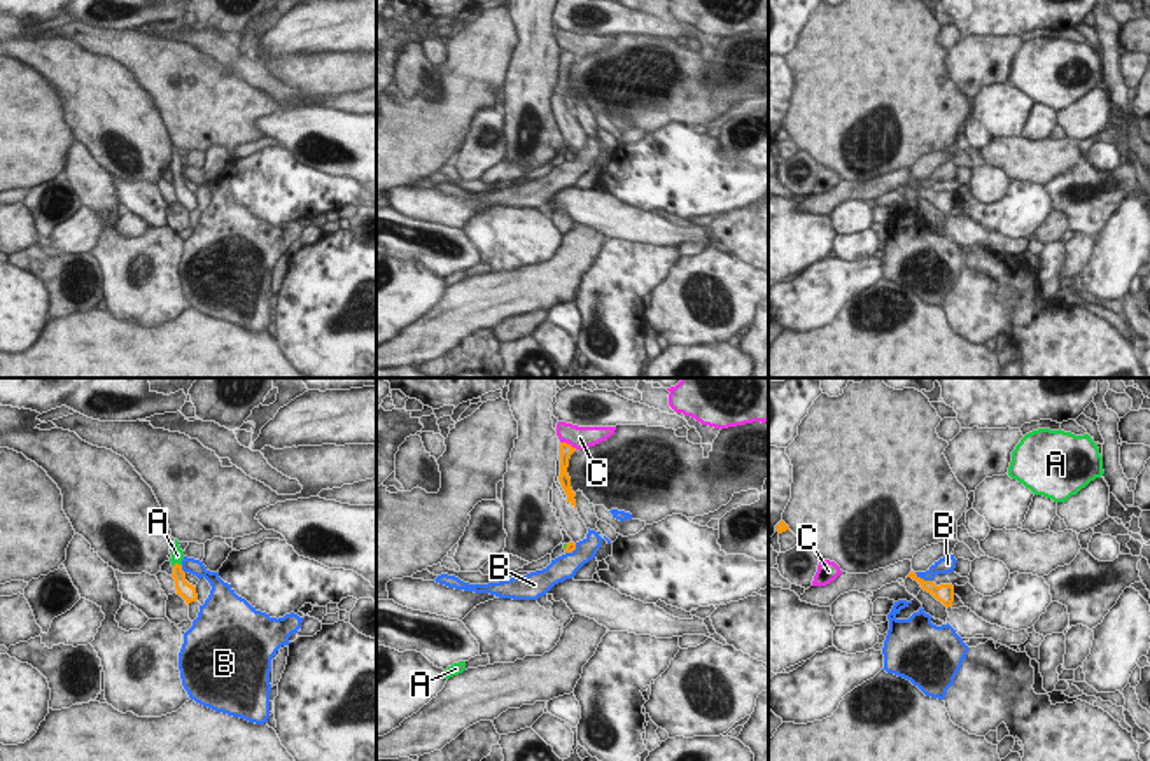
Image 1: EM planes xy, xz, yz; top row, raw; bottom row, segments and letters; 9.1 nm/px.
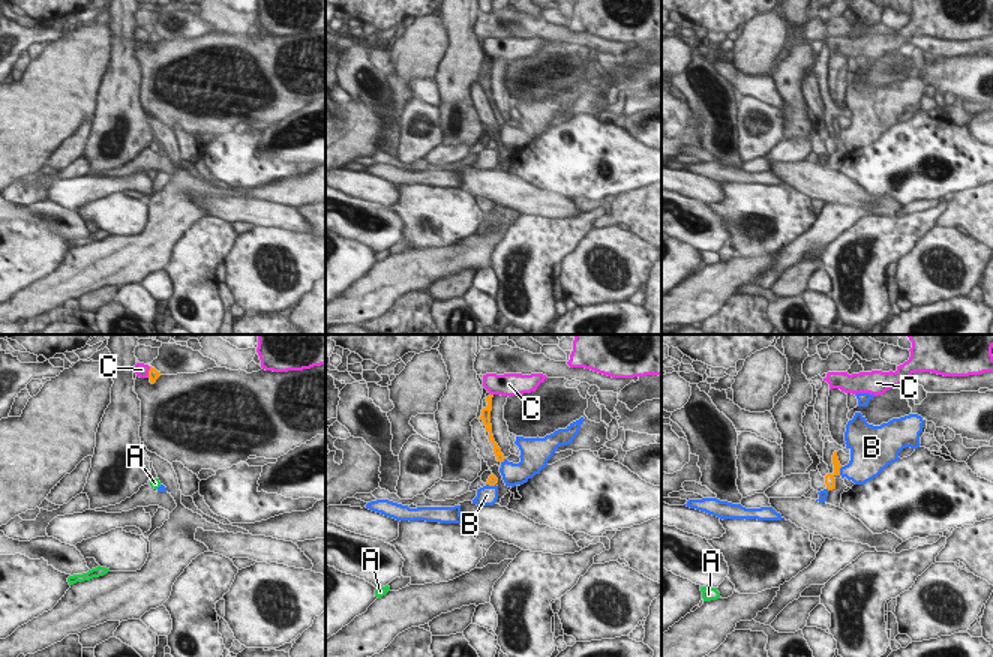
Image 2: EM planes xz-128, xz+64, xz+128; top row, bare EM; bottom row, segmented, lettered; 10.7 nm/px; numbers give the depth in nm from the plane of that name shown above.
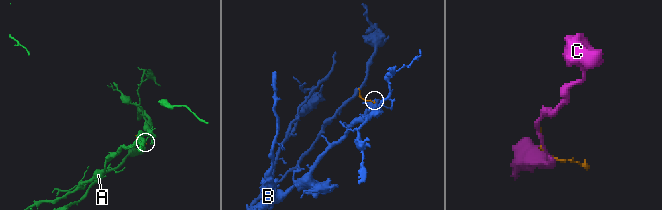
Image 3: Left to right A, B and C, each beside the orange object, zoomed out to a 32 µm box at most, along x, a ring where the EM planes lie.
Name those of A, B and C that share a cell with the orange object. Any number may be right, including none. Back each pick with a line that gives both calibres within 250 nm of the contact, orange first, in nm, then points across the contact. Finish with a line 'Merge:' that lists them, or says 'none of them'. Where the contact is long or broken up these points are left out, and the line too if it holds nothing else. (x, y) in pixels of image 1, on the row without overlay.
A: 140/130 nm | across xy (182, 195), (175, 172), (177, 163)
Merge: A

